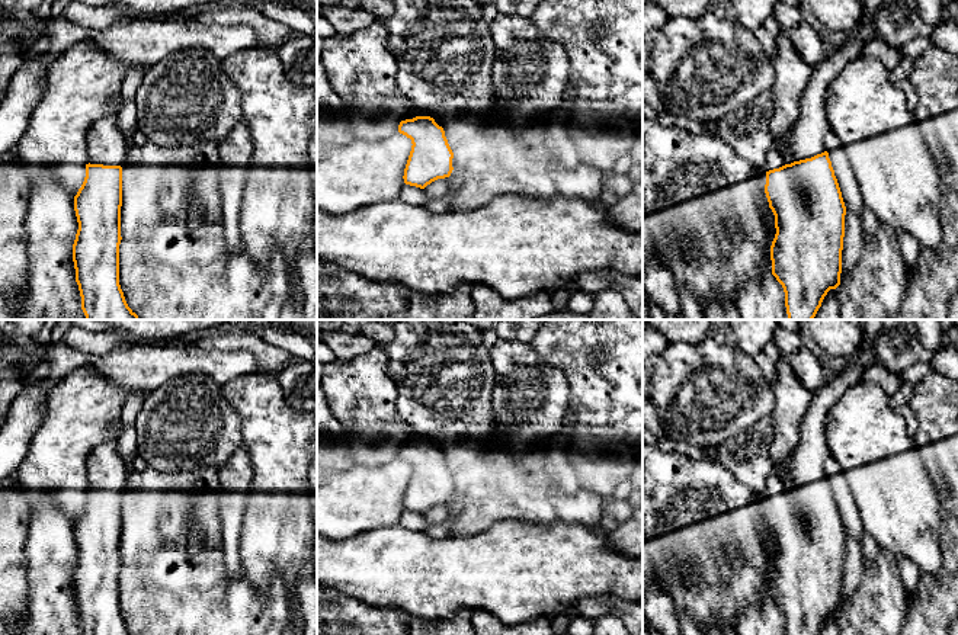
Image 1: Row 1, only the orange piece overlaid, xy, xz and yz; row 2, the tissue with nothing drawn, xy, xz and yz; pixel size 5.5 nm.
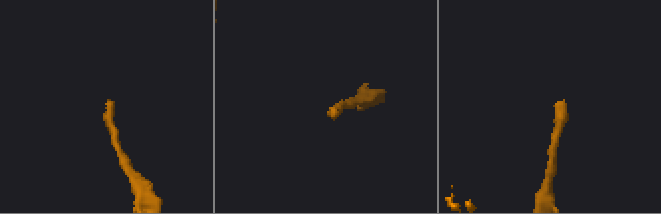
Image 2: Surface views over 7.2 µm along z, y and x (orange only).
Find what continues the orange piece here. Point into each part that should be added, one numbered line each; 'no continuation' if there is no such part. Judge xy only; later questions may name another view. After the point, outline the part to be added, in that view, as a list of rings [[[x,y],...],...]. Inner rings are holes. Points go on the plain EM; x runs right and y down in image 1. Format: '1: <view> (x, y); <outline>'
1: xy (106, 471); [[[122,423],[108,430],[106,439],[89,453],[86,469],[90,490],[126,490],[126,478],[131,468],[118,453],[122,430]]]

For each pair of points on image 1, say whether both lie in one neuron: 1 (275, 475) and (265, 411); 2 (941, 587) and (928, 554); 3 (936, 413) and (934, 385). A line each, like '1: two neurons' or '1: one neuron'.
1: one neuron
2: two neurons
3: one neuron

